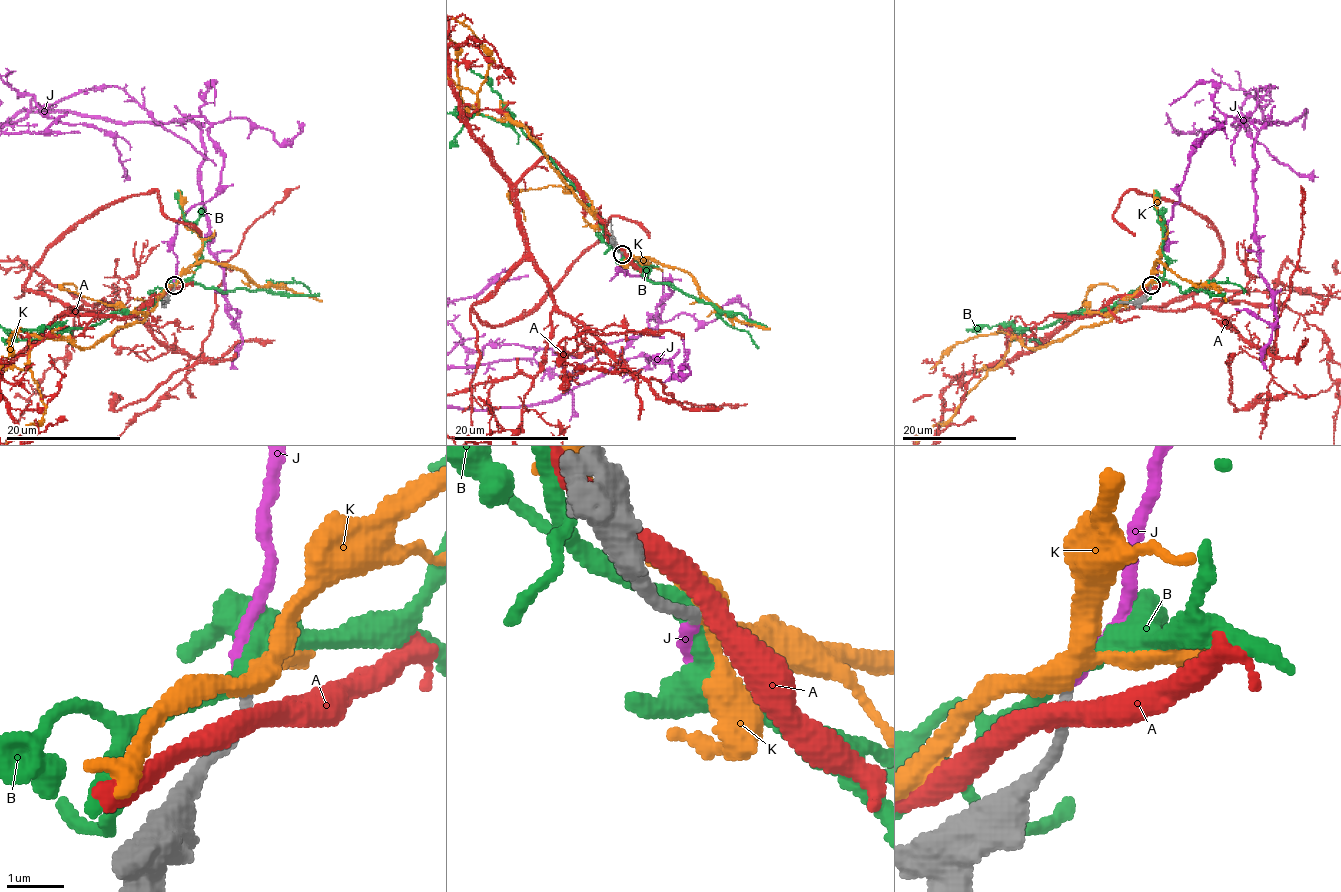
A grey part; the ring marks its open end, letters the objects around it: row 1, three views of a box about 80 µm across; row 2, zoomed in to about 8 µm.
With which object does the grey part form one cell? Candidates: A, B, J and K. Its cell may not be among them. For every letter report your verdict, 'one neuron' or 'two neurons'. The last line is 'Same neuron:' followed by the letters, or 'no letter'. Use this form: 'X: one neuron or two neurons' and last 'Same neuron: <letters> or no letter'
A: two neurons
B: two neurons
J: one neuron
K: two neurons
Same neuron: J

